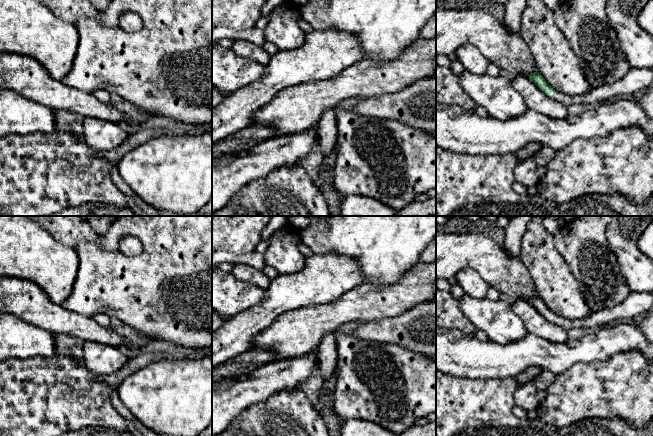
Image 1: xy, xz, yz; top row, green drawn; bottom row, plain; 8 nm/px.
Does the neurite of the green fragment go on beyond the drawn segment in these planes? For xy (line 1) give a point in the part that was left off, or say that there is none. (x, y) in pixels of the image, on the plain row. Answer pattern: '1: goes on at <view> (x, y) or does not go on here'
1: does not go on here

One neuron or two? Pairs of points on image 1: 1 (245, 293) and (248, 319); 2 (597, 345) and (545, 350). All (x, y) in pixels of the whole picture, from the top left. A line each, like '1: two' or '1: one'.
1: two
2: one

